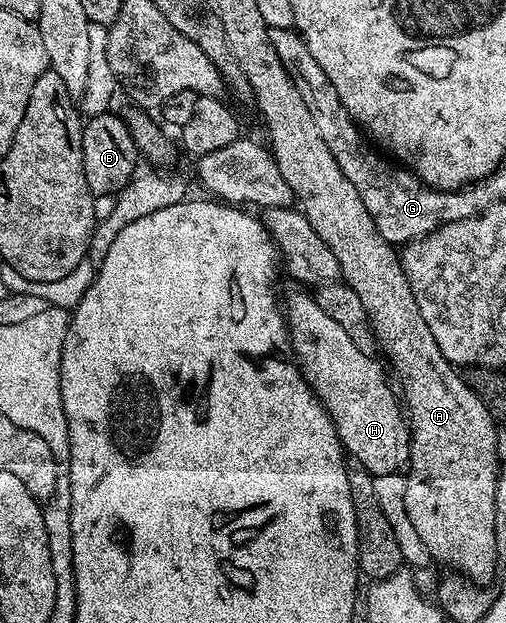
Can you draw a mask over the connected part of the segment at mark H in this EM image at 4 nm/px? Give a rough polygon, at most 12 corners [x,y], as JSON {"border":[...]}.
{"border":[[306,288],[291,353],[344,450],[374,476],[408,464],[401,401]]}

